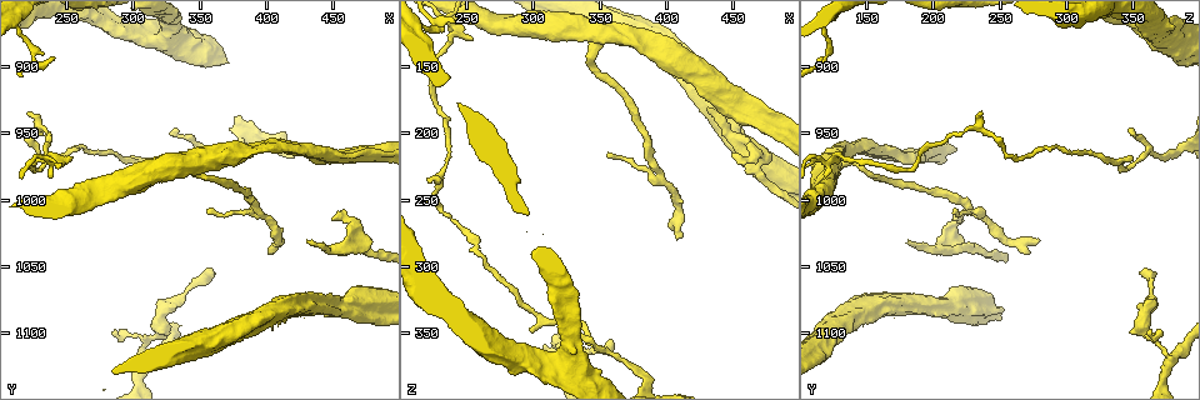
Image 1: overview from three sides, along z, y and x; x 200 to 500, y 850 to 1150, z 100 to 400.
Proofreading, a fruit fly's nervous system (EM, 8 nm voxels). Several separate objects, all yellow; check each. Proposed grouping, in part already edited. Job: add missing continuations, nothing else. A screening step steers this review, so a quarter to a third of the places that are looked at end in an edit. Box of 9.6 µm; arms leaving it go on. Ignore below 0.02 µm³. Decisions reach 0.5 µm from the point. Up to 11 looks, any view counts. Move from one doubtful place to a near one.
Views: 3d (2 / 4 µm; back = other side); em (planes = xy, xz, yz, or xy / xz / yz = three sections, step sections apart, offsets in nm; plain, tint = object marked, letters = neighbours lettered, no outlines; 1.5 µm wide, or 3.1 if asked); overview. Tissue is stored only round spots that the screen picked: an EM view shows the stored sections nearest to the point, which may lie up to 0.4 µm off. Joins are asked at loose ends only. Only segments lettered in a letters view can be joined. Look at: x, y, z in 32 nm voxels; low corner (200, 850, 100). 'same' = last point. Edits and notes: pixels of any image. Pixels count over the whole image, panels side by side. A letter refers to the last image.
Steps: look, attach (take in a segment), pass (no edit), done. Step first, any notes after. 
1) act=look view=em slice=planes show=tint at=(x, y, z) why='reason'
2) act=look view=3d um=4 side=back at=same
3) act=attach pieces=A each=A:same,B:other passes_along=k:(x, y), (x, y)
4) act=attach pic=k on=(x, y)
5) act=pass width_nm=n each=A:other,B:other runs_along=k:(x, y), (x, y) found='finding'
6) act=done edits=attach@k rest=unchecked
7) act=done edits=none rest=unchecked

act=look view=em slice=planes show=tint at=(284, 1098, 364)

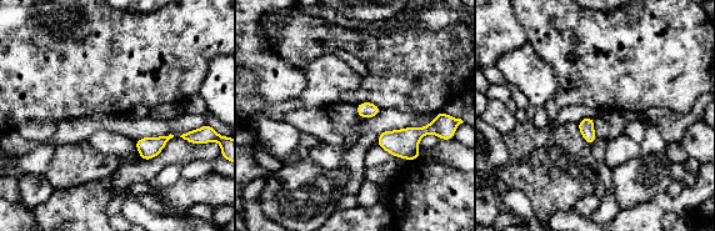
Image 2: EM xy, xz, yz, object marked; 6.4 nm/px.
act=look view=em slice=planes show=letters at=same why='what lies round it'

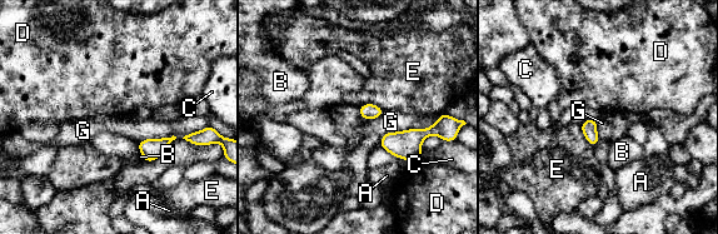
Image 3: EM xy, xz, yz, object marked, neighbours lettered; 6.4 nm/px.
act=pass each=A:other,B:other,C:other,D:other,E:other,G:other border=3:(420, 159), (415, 162) found='no lettered segment goes on from it'

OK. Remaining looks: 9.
act=look view=em slice=planes show=letters at=(410, 1032, 278)

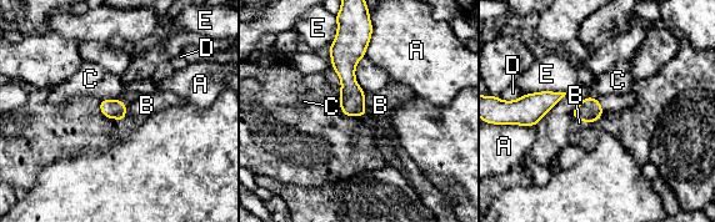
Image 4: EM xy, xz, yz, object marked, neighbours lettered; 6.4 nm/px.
act=pass each=A:other,B:other,C:other,D:other,E:other border=4:(364, 92), (366, 115) found='no lettered segment goes on from it'

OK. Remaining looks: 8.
act=look view=em slice=planes show=plain at=(432, 1030, 182) why='thin end'

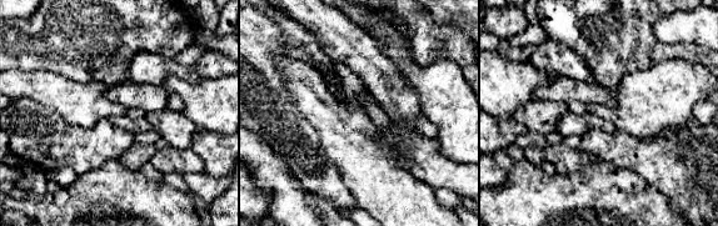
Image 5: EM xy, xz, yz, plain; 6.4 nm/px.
act=look view=em slice=planes show=letters at=same

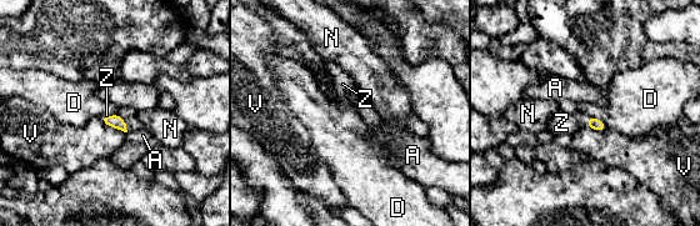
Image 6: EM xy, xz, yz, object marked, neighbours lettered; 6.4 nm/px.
act=attach pic=6 on=(133, 124) each=A:other,D:other,N:other,V:other,Z:same found='the neuron continues'

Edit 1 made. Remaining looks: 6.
act=look view=overview

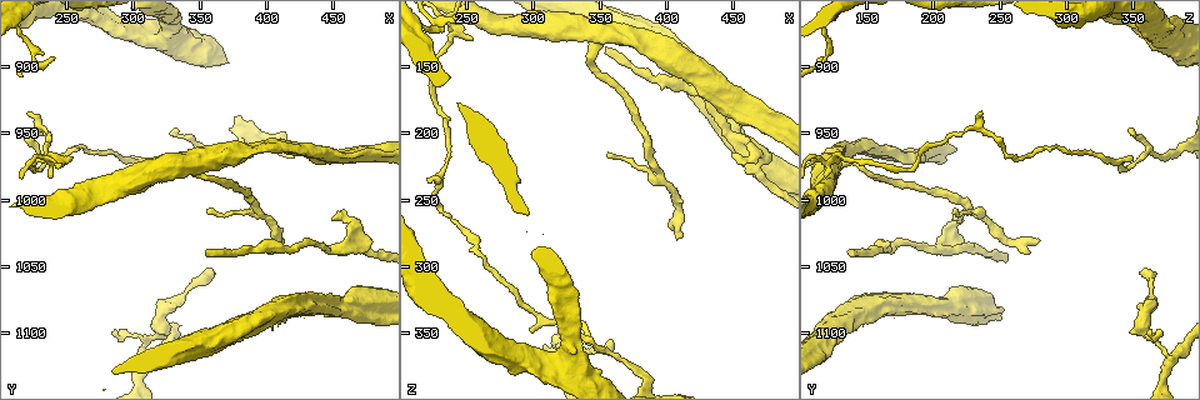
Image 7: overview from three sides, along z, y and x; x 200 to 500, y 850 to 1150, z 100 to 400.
act=look view=em slice=xz step=4 show=letters at=(406, 962, 132) why='free end'

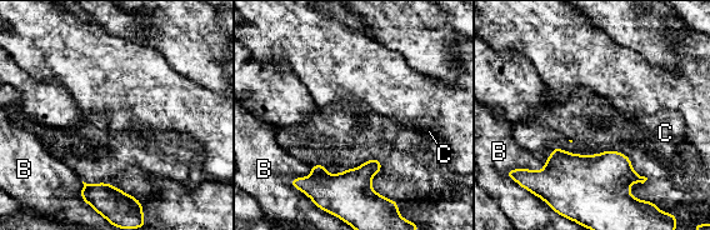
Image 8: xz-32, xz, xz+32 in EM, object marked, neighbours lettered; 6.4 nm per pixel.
act=look view=em slice=planes show=letters at=same

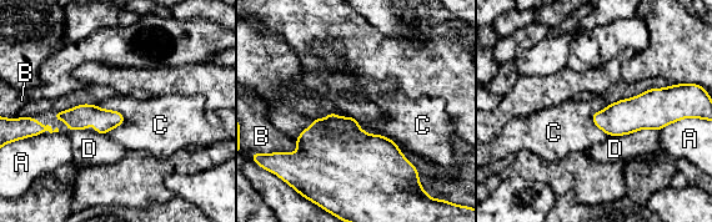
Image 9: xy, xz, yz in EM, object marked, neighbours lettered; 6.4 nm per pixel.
act=pass longest_contact=D:320nm each=A:other,B:other,C:other,D:other border=9:(607, 104), (591, 120), (610, 135) found='none of them fits'

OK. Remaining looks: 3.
act=look view=3d um=2 at=(326, 952, 348) why='branch stops here'

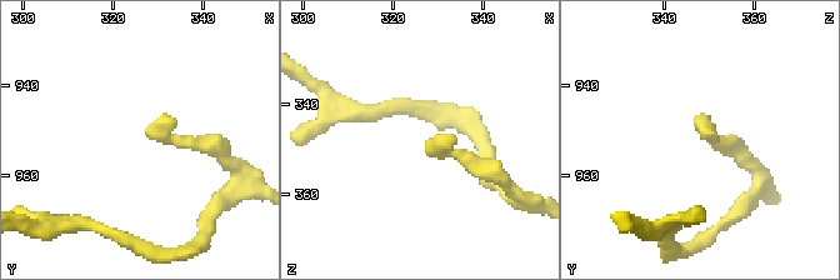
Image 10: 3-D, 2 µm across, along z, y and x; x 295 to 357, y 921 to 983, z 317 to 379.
act=look view=em slice=planes show=letters at=(327, 949, 350)

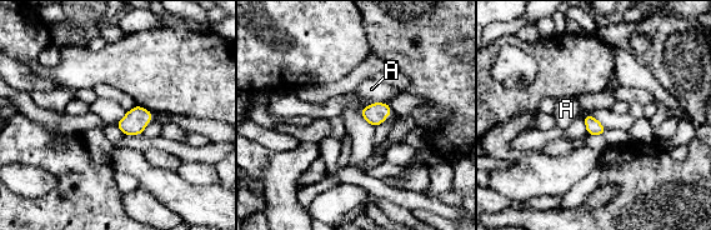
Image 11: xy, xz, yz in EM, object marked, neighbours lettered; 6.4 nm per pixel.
act=pass width_nm=100 each=A:other found='none of them fits'

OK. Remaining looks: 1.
act=done edits=attach@6 rest=unchecked

